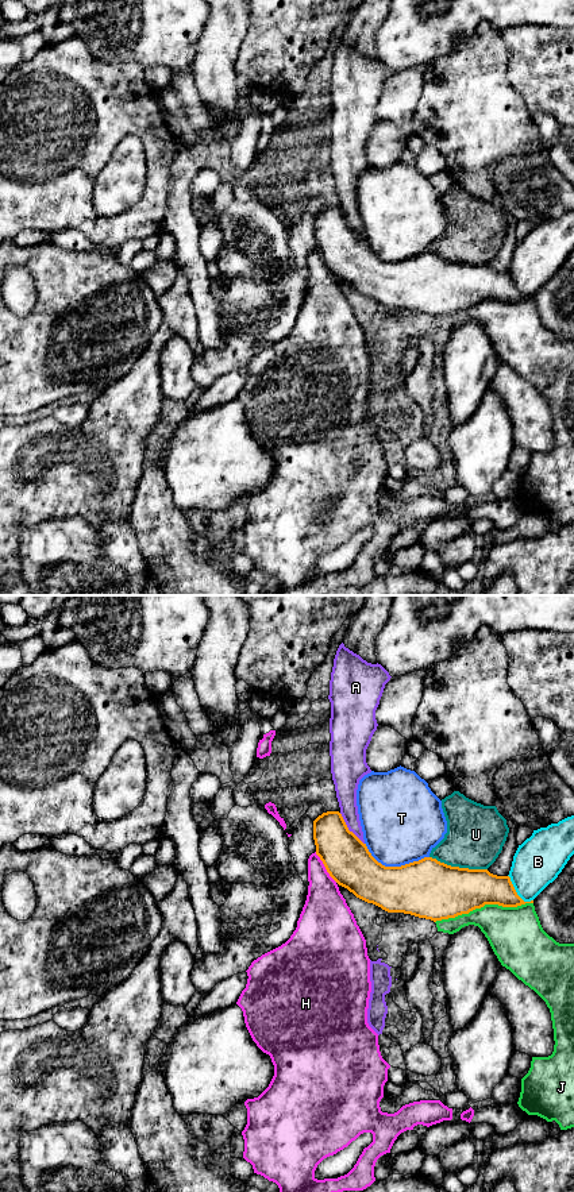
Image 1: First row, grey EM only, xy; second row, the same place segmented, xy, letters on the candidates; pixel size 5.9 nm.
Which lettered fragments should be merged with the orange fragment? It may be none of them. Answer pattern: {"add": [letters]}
{"add": []}

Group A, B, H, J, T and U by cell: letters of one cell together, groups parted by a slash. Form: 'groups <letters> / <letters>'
groups A / B / H / J / T / U

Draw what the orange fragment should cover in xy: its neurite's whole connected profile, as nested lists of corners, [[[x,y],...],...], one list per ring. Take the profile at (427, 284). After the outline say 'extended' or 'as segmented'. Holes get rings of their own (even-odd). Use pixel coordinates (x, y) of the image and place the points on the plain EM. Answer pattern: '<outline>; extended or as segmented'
[[[339,207],[323,208],[313,216],[313,235],[316,250],[339,281],[388,308],[436,317],[485,300],[533,298],[517,290],[509,271],[497,271],[488,265],[451,262],[432,252],[385,262],[348,225]]]; as segmented

